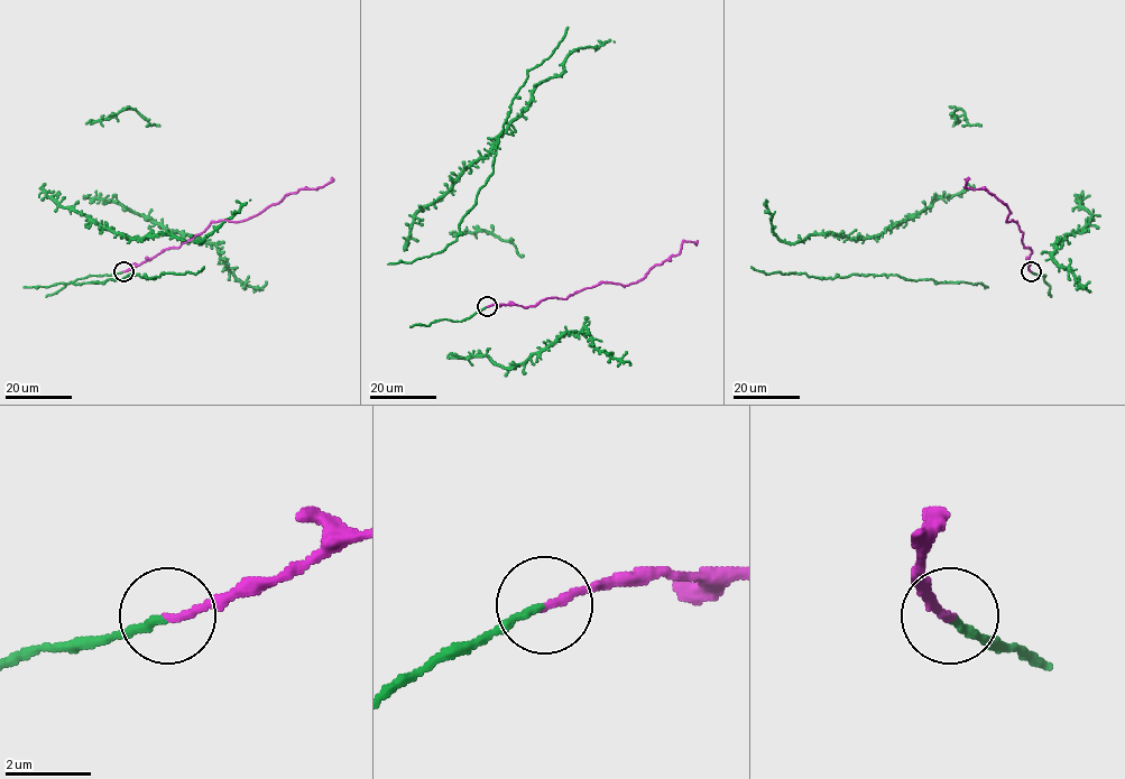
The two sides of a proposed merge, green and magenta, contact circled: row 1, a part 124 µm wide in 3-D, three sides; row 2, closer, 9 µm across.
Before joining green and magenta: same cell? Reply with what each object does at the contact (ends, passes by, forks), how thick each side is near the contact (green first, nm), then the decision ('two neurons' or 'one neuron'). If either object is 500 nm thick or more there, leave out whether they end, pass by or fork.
green ends; magenta ends; calibres 170 and 180 nm; one neuron

